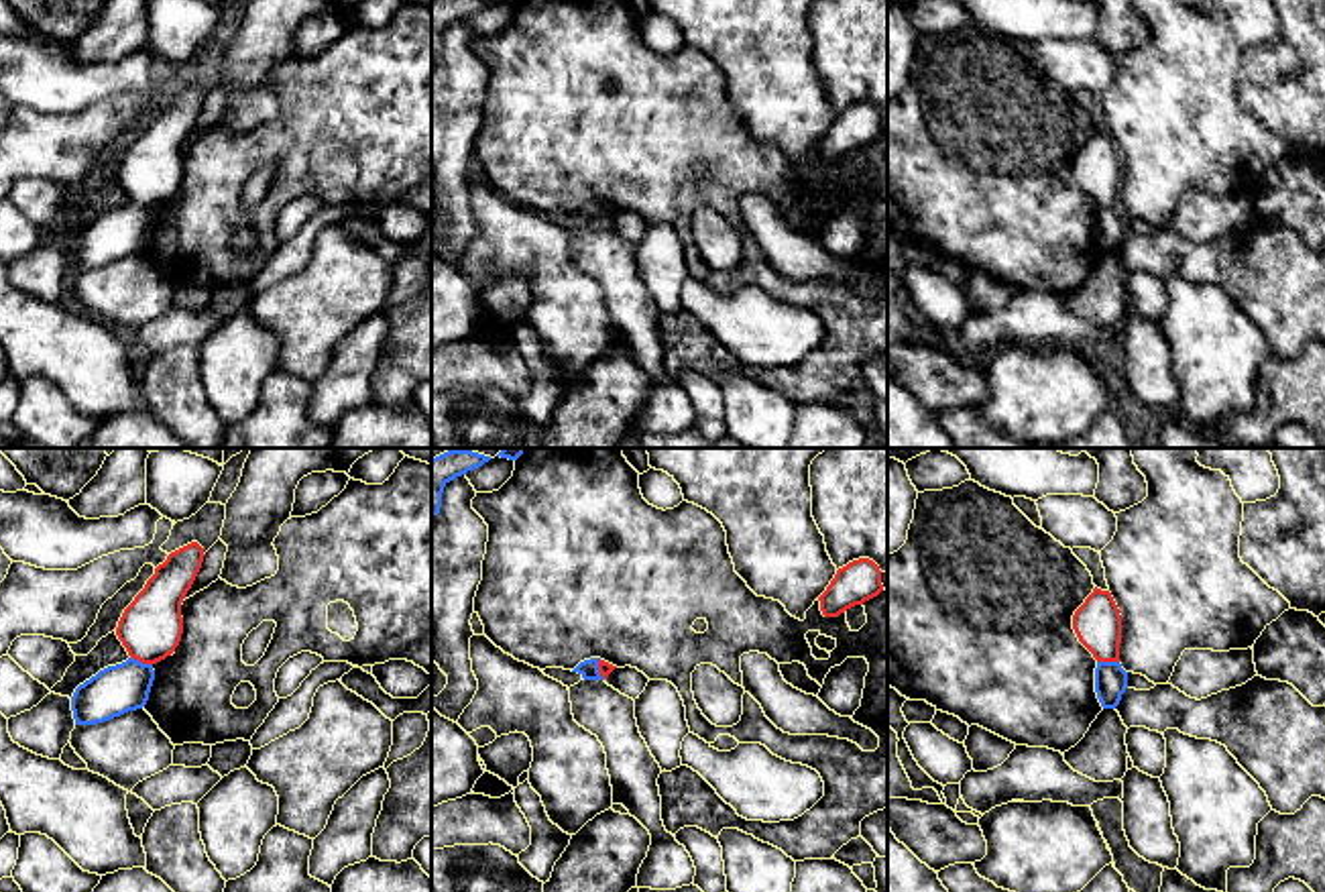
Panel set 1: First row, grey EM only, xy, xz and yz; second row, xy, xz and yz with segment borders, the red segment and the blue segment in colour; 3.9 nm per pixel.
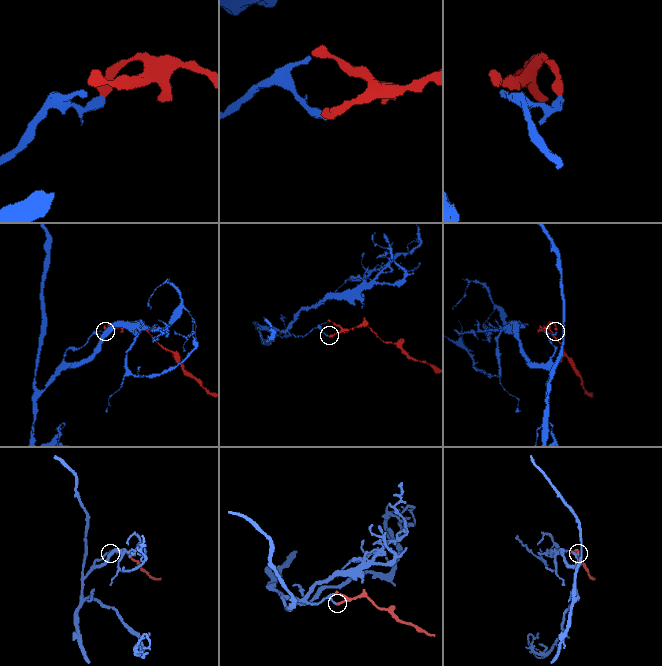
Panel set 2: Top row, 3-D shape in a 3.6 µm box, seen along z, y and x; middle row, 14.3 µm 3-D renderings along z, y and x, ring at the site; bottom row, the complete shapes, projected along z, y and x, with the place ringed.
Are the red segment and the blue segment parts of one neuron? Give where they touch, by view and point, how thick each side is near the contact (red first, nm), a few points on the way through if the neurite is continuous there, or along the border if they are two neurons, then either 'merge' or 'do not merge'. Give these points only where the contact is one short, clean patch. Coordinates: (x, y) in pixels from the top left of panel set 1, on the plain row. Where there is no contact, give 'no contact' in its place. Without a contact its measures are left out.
xy (141, 204) | 240/190 nm | along xy (131, 200), (151, 210) | do not merge

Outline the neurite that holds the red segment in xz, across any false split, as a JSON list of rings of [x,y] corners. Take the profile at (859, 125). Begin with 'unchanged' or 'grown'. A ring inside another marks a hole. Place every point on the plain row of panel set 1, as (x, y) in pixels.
unchanged; [[[859,102],[839,112],[826,134],[818,141],[824,161],[839,161],[855,149],[883,134],[881,114],[869,102]]]

